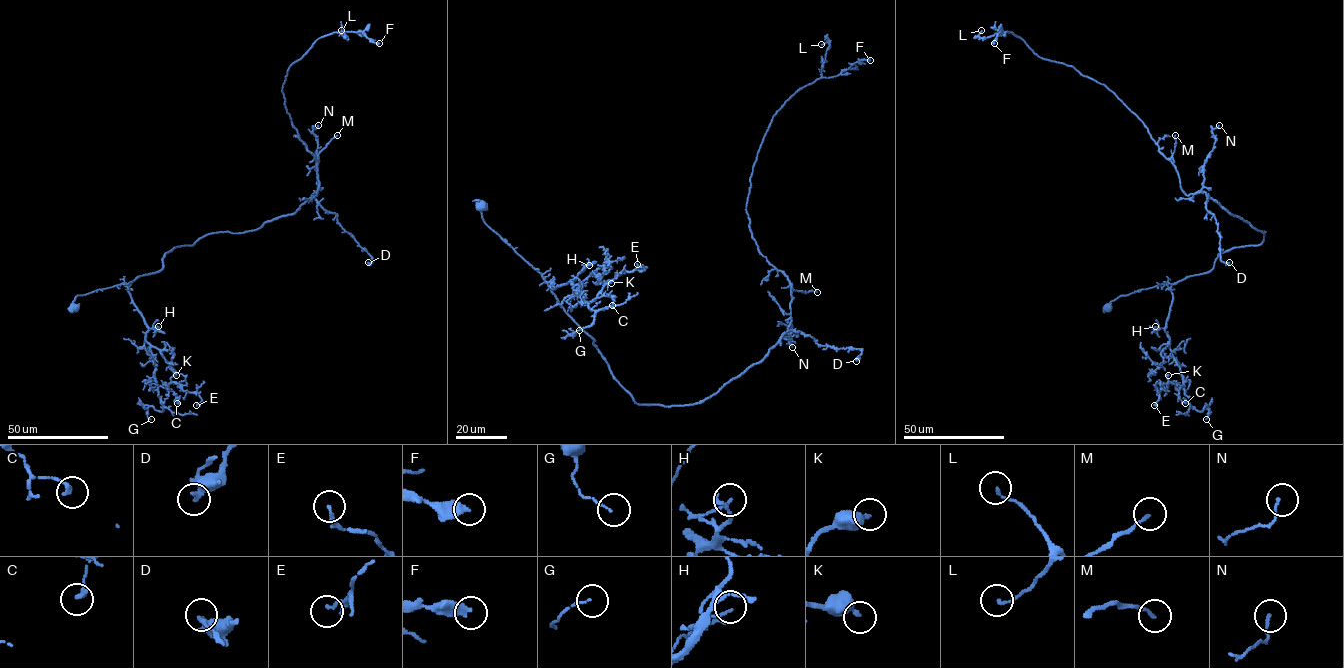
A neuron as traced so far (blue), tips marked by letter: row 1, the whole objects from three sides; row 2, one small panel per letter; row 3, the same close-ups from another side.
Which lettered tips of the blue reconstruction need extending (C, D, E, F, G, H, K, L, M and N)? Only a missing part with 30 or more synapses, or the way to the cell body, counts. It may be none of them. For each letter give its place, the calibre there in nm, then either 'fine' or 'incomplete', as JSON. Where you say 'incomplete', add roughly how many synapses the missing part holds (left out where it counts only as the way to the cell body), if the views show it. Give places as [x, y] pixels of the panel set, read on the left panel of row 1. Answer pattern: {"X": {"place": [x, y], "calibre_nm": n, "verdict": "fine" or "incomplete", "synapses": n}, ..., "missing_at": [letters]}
{"C": {"place": [177, 403], "calibre_nm": 220, "verdict": "fine"}, "D": {"place": [368, 262], "calibre_nm": 260, "verdict": "fine"}, "E": {"place": [196, 405], "calibre_nm": 100, "verdict": "fine"}, "F": {"place": [379, 43], "calibre_nm": 440, "verdict": "fine"}, "G": {"place": [151, 419], "calibre_nm": 70, "verdict": "fine"}, "H": {"place": [158, 326], "calibre_nm": 120, "verdict": "fine"}, "K": {"place": [176, 375], "calibre_nm": 400, "verdict": "fine"}, "L": {"place": [341, 30], "calibre_nm": 110, "verdict": "fine"}, "M": {"place": [337, 135], "calibre_nm": 150, "verdict": "fine"}, "N": {"place": [318, 125], "calibre_nm": 110, "verdict": "fine"}, "missing_at": []}

